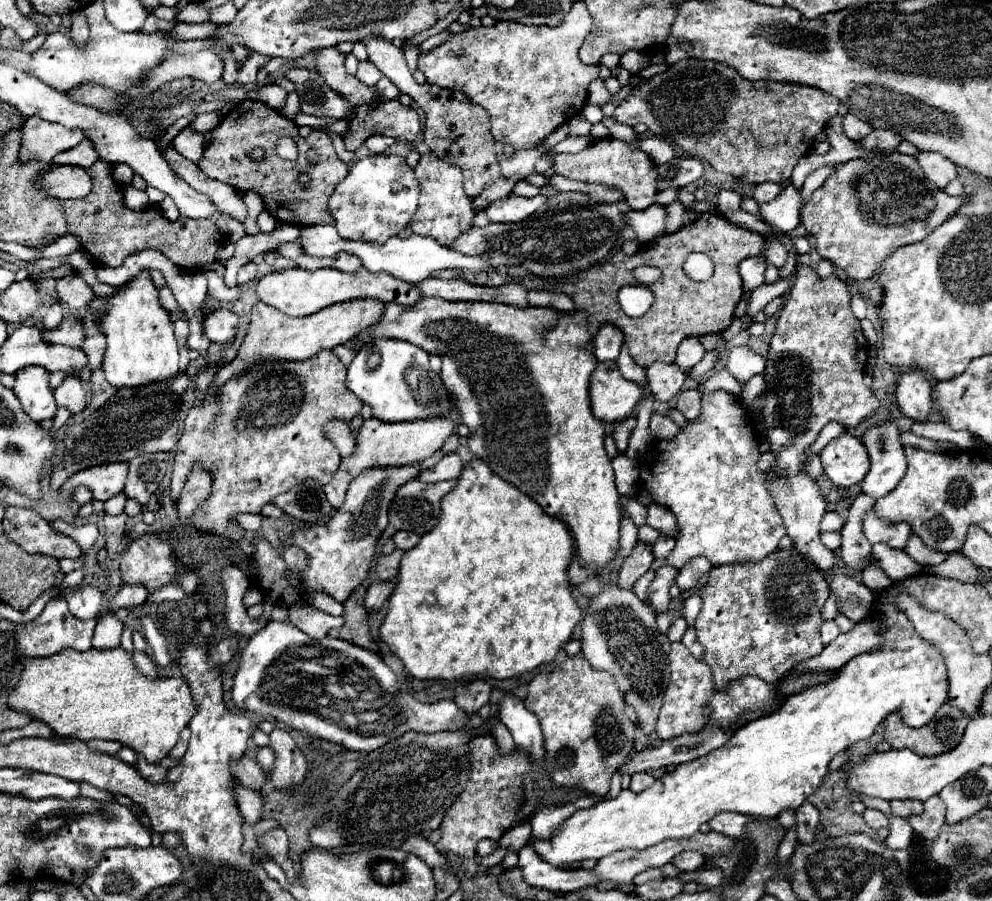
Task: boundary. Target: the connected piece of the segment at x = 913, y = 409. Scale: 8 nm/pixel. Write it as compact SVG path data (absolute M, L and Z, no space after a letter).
M907 373L901 375L897 381L897 405L899 411L919 423L925 423L931 409L933 409L933 397L931 397L931 383L921 373Z

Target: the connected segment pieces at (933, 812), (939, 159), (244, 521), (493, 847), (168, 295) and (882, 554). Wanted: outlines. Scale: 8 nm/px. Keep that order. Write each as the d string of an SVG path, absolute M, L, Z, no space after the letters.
M933 795L925 801L925 811L921 815L911 815L909 825L927 841L933 841L939 835L939 829L945 823L945 805L943 801Z
M919 153L915 159L921 165L925 177L933 181L937 187L945 187L949 181L957 177L957 167L939 153Z
M237 515L237 523L245 527L245 531L257 531L261 527L261 515Z
M485 839L485 841L479 841L479 845L477 845L477 855L489 857L489 855L493 855L497 849L499 849L499 841Z
M163 287L163 291L159 291L159 303L161 303L169 313L177 313L179 317L183 317L183 309L175 303L173 293L171 293L167 287Z
M875 543L873 553L877 553L877 557L881 559L881 565L885 567L885 573L891 579L907 579L923 571L923 567L915 563L905 551L893 551L889 545Z

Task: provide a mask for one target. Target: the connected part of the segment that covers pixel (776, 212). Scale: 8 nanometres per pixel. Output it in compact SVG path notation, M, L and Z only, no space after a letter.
M793 185L785 187L773 201L759 203L759 217L781 233L789 233L799 225L799 211L801 195Z

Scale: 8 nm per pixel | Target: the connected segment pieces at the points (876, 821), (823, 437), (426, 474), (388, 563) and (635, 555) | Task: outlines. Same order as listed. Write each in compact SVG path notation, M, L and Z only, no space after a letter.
M865 809L863 817L865 817L867 825L869 825L881 839L887 839L887 835L889 835L889 819L887 819L887 815L883 815L883 813L877 811L877 809Z
M831 421L831 423L827 423L823 429L821 429L821 433L819 433L819 437L815 439L815 443L805 451L805 457L809 457L813 451L821 451L831 439L835 439L837 435L841 435L845 431L845 427L843 425L839 425L839 423L835 423L835 421Z
M449 453L445 455L435 467L425 469L419 473L419 479L423 483L437 483L437 481L445 481L445 479L457 479L461 475L461 459L457 453Z
M395 549L393 553L389 553L389 555L381 555L379 561L377 561L377 565L375 565L377 577L379 577L381 581L387 581L387 579L395 577L397 571L399 571L399 561L401 561L401 557L403 557L403 551L397 551L397 549Z
M637 543L635 549L631 551L631 555L625 559L621 571L619 571L619 587L621 589L633 589L635 581L649 571L651 563L653 563L653 553L651 547L645 543Z

